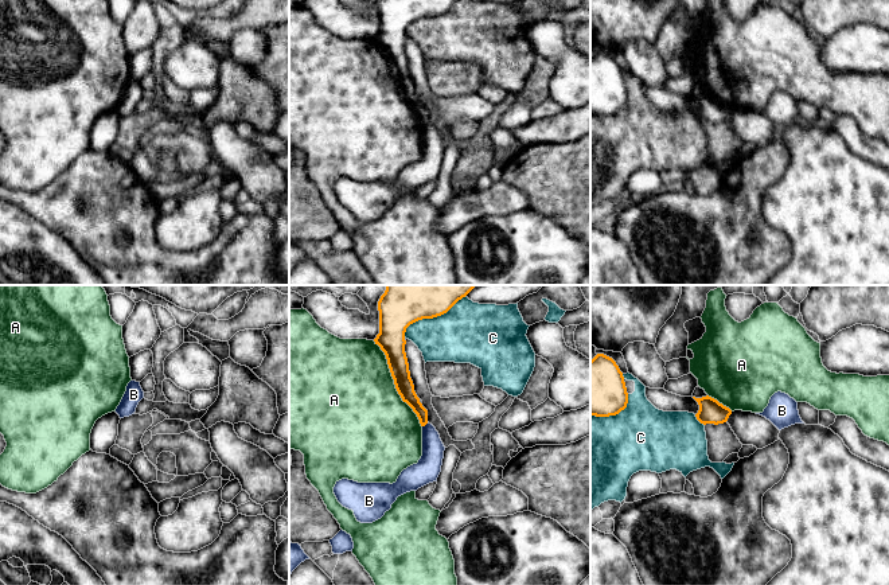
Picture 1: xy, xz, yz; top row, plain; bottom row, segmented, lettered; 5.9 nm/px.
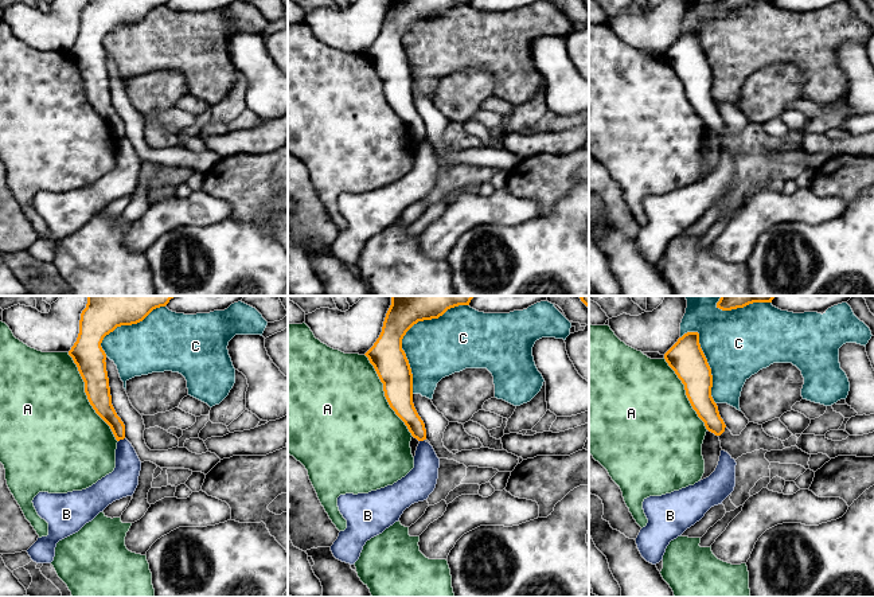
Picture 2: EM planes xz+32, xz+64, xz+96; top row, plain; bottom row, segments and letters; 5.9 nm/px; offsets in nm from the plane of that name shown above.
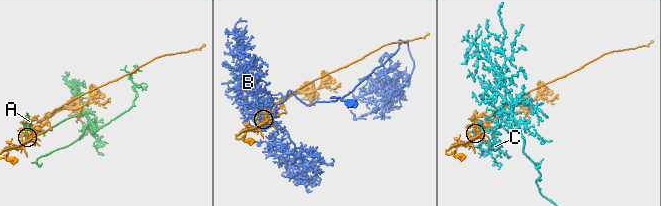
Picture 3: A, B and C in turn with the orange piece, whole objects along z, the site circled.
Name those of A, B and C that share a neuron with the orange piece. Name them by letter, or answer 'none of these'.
none of these

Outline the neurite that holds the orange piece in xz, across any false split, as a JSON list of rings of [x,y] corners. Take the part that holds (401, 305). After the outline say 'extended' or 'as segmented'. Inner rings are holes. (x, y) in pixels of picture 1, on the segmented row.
[[[386,285],[378,301],[379,334],[374,342],[386,355],[398,394],[417,414],[421,426],[428,424],[428,410],[410,378],[405,352],[406,328],[418,320],[447,313],[475,286],[479,285]]] | as segmented

